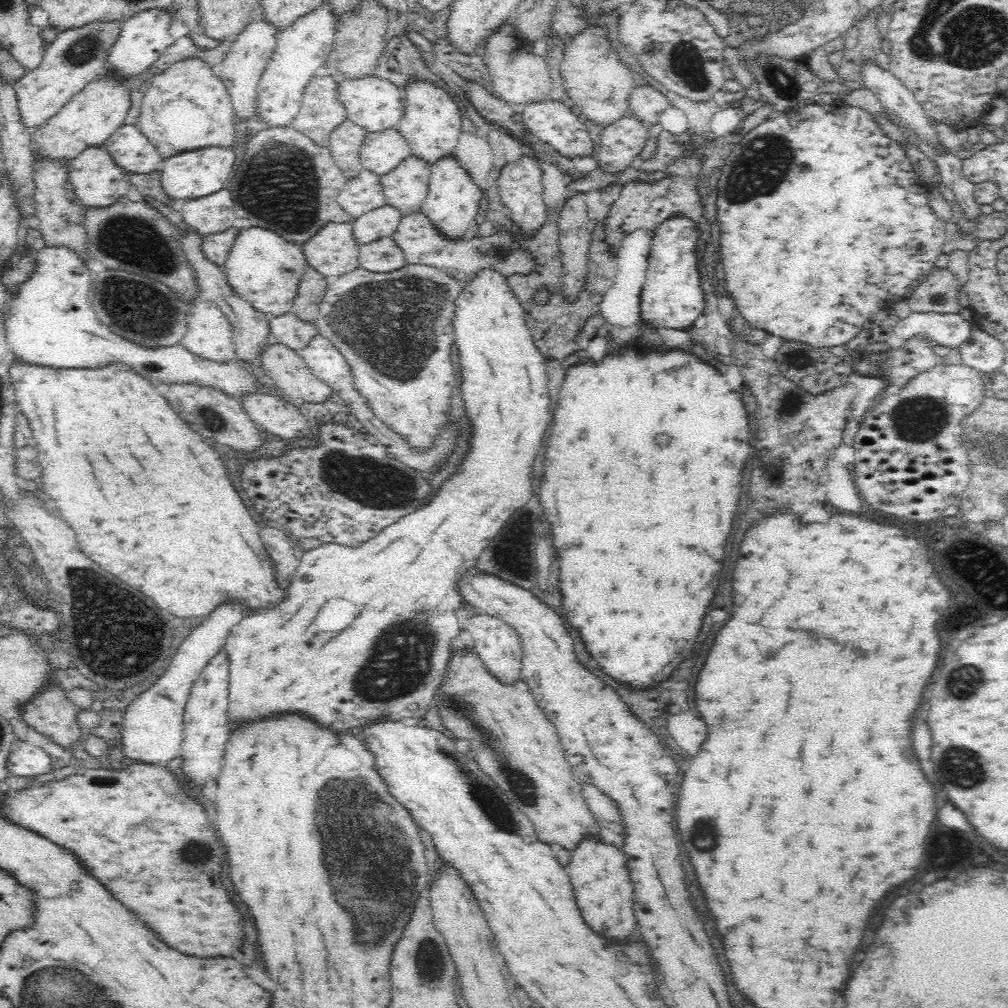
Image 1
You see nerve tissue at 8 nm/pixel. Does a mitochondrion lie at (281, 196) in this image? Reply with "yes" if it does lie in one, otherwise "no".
yes

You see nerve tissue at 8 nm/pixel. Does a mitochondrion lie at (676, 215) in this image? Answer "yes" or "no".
no

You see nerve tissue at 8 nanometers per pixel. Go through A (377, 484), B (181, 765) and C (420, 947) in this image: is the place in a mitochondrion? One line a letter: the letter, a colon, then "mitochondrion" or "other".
A: mitochondrion
B: other
C: mitochondrion

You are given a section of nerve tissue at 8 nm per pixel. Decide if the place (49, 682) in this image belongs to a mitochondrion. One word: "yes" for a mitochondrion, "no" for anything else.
no

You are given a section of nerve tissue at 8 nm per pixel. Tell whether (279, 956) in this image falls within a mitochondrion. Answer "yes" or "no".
no

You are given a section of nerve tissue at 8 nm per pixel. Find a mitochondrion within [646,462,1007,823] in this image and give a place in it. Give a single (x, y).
(958, 765)

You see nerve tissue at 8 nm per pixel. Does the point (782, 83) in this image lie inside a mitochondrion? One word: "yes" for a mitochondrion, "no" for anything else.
yes

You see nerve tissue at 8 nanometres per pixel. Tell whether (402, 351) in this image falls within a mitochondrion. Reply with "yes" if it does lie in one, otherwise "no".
yes

